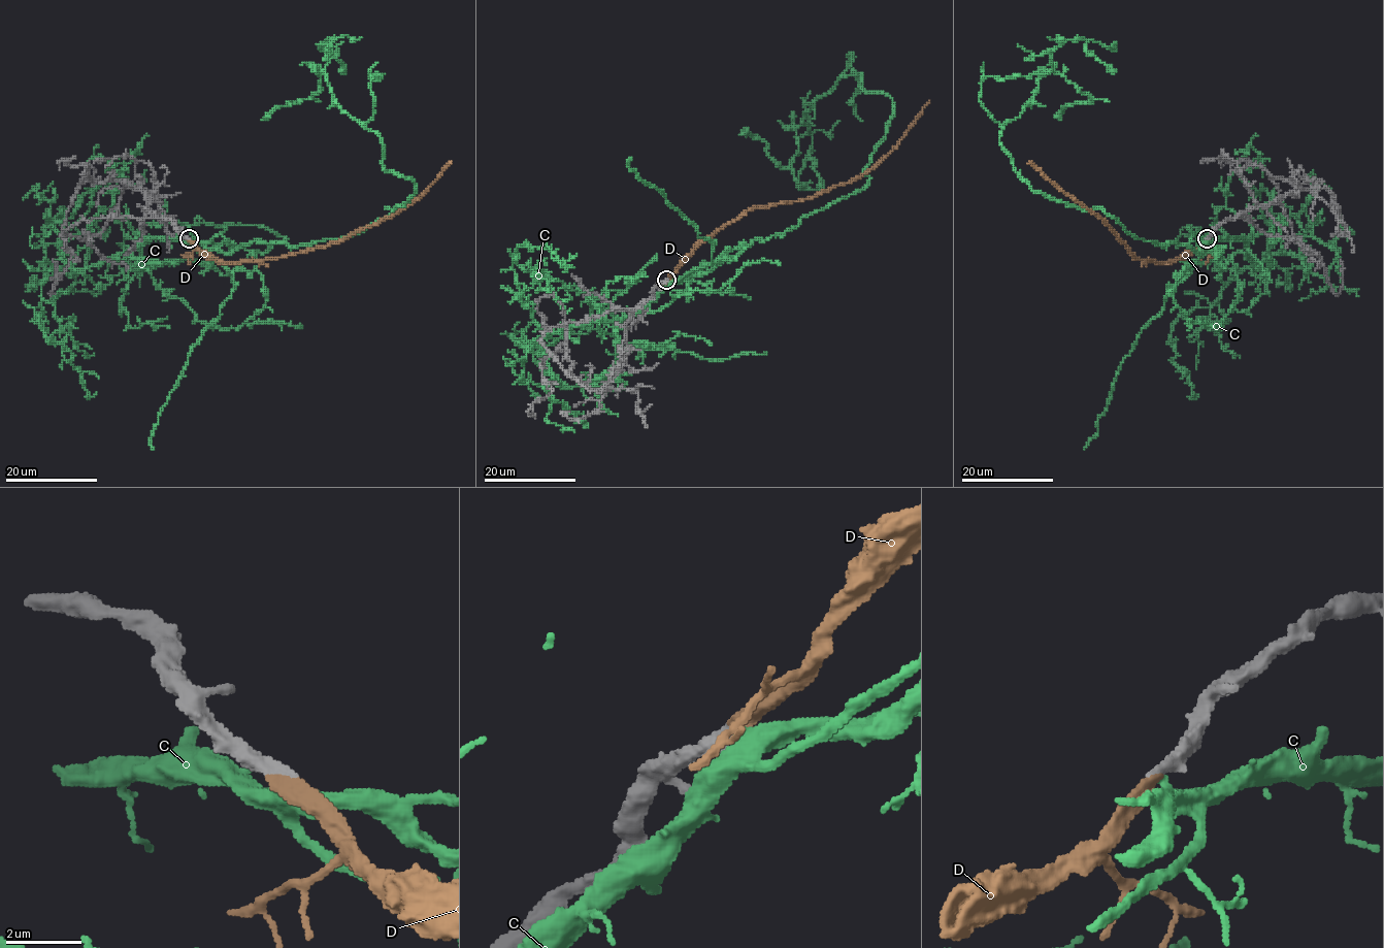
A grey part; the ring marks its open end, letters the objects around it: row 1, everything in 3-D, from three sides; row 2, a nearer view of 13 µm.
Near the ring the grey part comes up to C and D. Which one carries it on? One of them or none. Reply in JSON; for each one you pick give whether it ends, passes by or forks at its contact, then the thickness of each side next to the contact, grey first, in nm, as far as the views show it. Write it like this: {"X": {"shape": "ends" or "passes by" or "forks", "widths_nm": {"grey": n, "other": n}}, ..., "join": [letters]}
{"D": {"shape": "ends", "widths_nm": {"grey": 400, "other": 400}}, "join": ["D"]}

